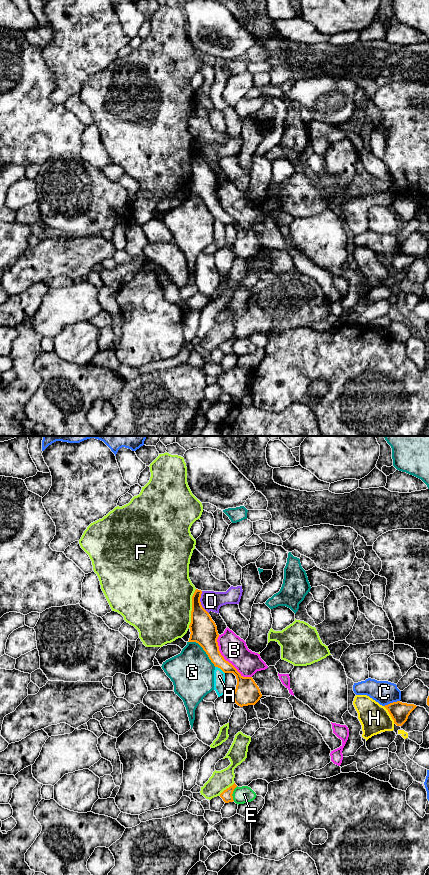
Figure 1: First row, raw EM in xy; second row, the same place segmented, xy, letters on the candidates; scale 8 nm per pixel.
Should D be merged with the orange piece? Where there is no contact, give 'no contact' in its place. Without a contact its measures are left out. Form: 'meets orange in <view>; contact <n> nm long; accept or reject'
meets orange in xy; contact 190 nm long; reject

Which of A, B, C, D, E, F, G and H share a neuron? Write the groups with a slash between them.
A / B D / C / E / F / G / H

